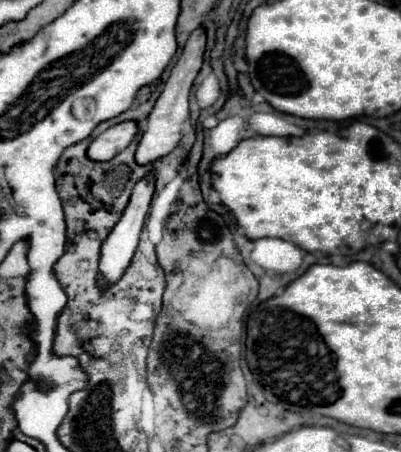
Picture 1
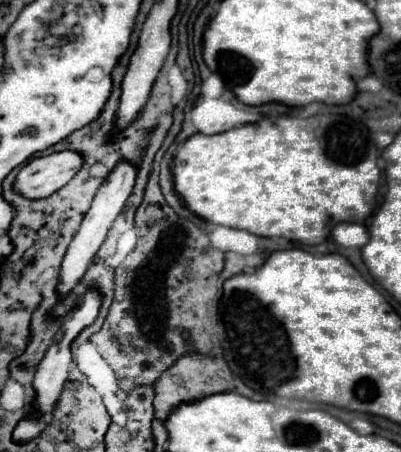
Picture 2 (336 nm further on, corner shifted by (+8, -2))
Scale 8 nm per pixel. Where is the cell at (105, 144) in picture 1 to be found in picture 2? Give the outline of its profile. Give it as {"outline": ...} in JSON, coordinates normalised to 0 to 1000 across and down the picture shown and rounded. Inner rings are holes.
{"outline":[[[185,332],[75,354],[40,394],[35,416],[65,438],[110,438],[150,420],[204,372],[209,350]]]}

